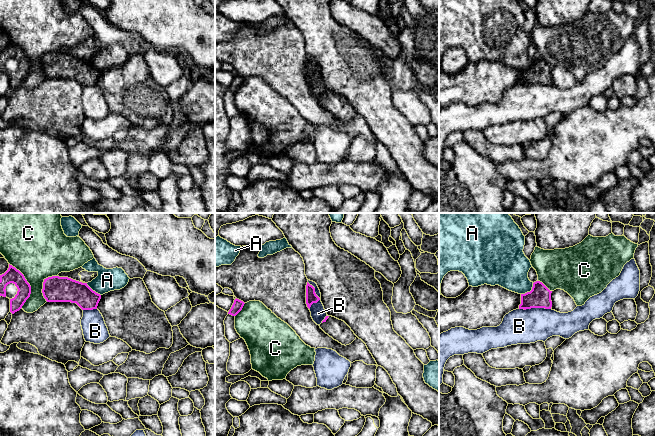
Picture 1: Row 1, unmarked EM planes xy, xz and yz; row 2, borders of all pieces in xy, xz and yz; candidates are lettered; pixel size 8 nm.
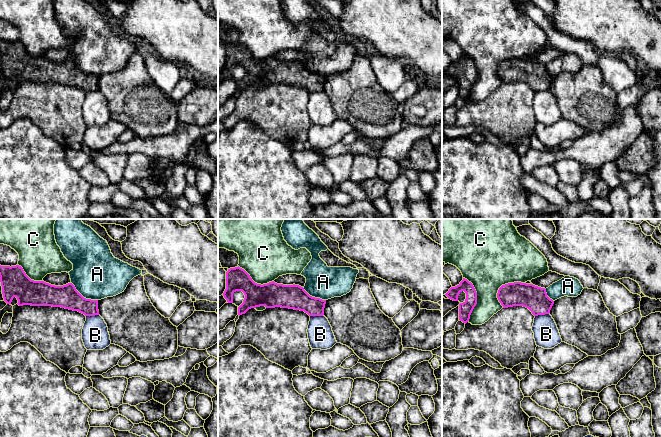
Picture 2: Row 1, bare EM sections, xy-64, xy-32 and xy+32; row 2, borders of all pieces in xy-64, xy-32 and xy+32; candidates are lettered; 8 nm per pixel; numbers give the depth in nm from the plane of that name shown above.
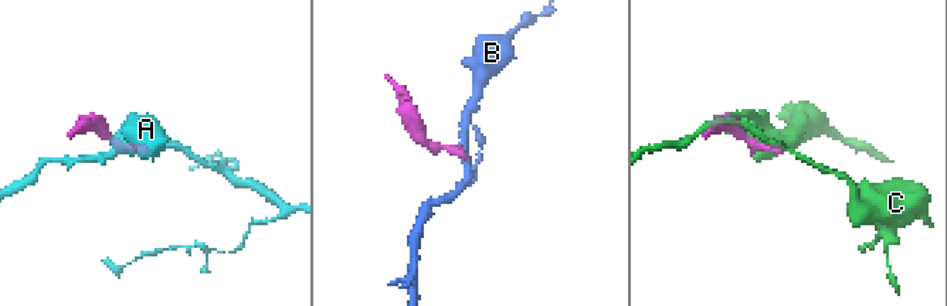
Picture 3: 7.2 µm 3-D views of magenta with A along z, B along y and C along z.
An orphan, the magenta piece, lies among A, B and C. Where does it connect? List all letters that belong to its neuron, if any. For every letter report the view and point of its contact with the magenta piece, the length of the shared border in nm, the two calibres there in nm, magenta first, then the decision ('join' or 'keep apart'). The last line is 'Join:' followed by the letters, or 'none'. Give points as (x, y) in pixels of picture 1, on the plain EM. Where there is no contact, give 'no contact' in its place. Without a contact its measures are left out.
A: meets magenta in yz at (530, 67); contact 140 nm long; 180 nm thick on the magenta side, 320 nm on the other; keep apart
B: meets magenta in yz at (534, 83); contact 260 nm long; 180 nm thick on the magenta side, 280 nm on the other; keep apart
C: meets magenta in xy at (29, 60); contact 380 nm long; 120 nm thick on the magenta side, 400 nm on the other; keep apart
Join: none

